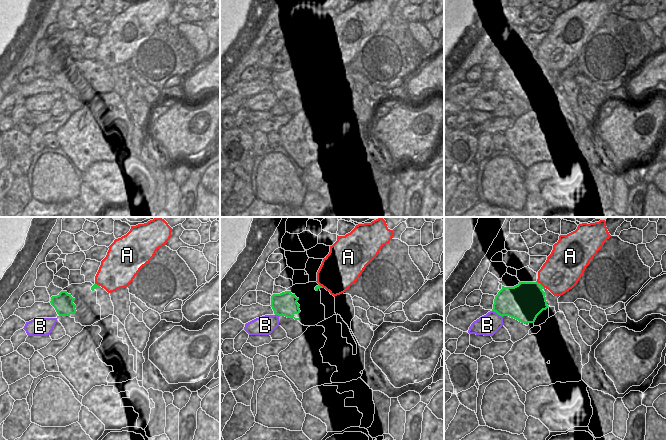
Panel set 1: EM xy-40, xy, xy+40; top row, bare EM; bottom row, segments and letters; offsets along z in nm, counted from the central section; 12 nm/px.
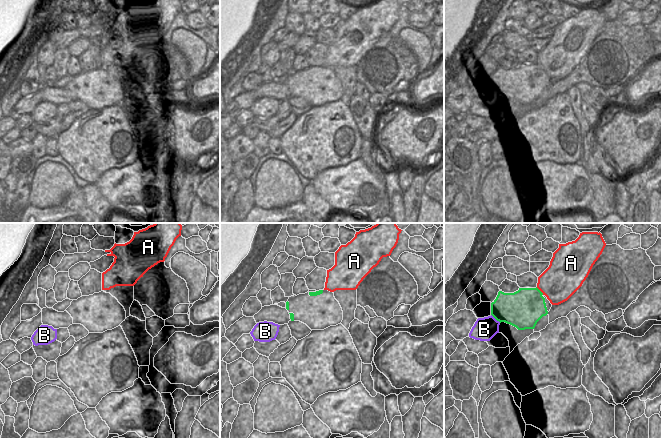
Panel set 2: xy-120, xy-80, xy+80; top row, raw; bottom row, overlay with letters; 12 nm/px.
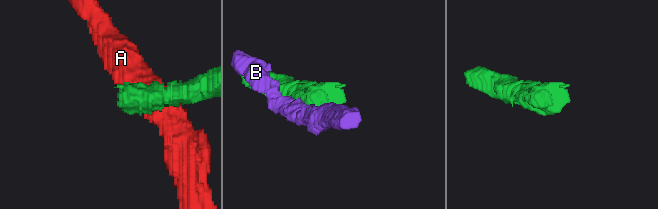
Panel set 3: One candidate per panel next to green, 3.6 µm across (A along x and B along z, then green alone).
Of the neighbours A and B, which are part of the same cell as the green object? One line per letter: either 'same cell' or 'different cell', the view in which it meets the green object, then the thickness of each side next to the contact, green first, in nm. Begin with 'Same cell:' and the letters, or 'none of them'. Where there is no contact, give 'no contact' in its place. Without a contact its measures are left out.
Same cell: none of them
A: different cell | xy+40 | 440/420 nm
B: different cell | xy+40 | 360/260 nm

